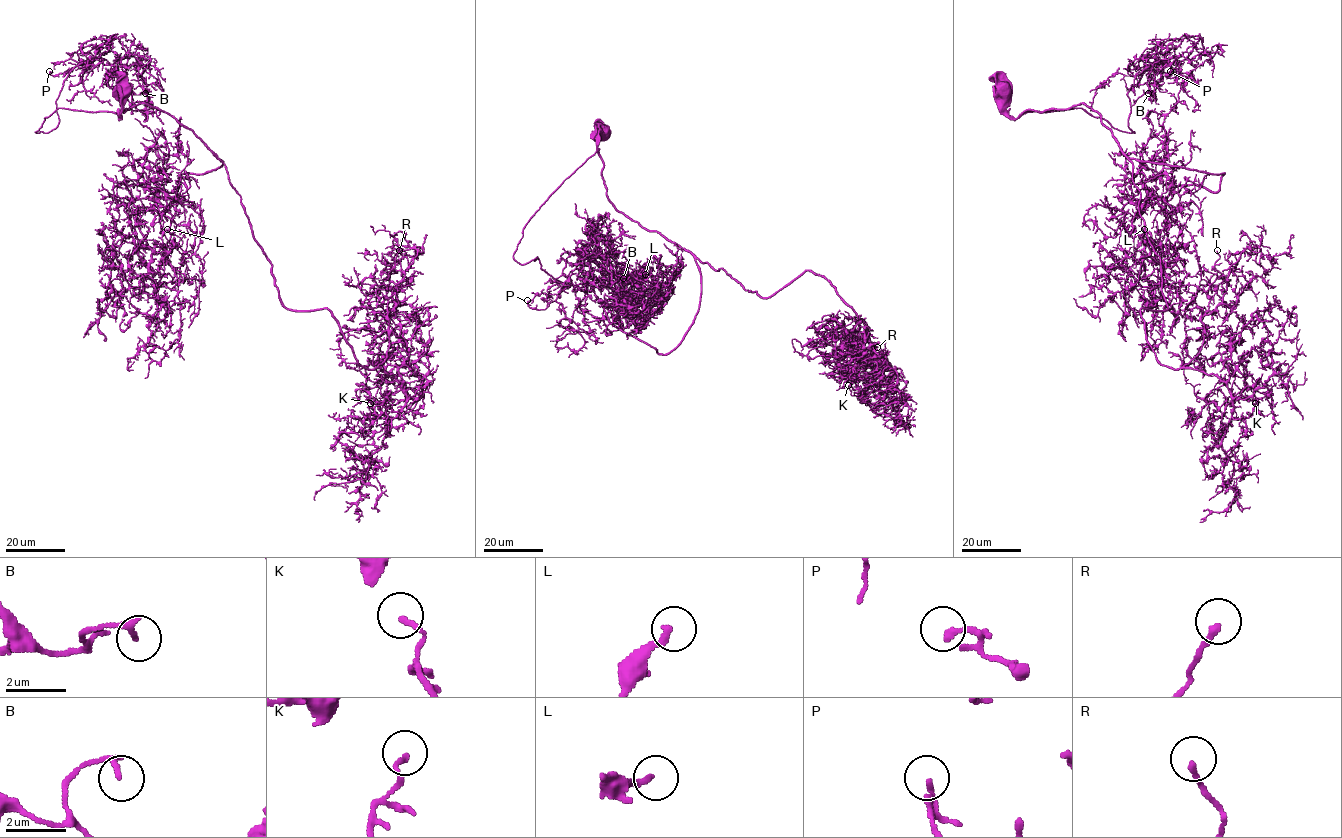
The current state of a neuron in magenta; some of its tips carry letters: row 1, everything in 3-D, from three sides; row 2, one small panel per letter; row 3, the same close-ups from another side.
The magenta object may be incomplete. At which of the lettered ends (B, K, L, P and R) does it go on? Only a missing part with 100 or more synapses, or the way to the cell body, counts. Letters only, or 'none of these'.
none of these

